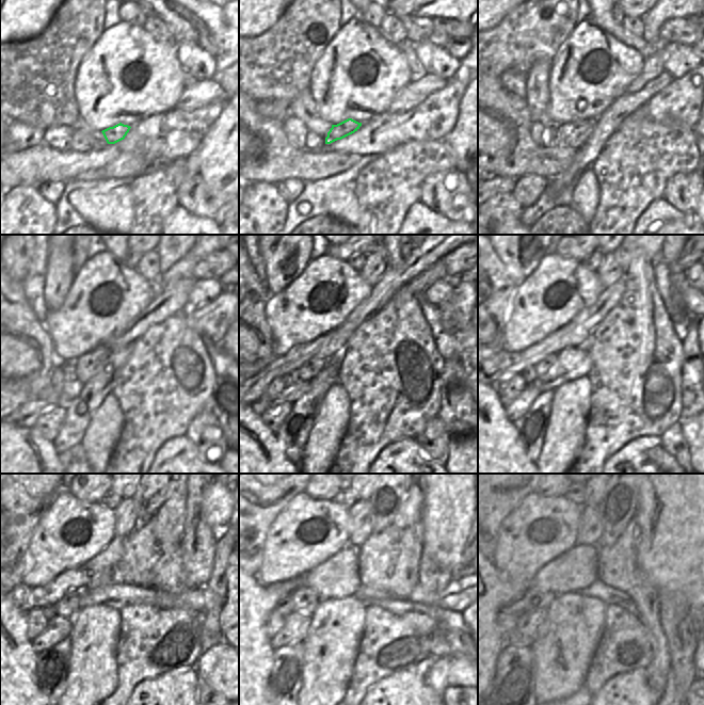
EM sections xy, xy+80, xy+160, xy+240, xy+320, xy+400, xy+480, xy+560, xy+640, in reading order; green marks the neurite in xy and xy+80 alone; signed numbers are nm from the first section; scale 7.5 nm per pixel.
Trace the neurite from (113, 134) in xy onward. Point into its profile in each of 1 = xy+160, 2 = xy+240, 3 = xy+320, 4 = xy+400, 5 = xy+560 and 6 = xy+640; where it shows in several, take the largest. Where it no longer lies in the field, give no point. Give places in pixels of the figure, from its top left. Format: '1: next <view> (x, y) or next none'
1: next xy+160 (574, 133)
2: next xy+240 (84, 369)
3: next xy+320 (309, 369)
4: next xy+400 (541, 368)
5: next xy+560 (305, 601)
6: next xy+640 (537, 599)

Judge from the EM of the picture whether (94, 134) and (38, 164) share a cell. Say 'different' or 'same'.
different

